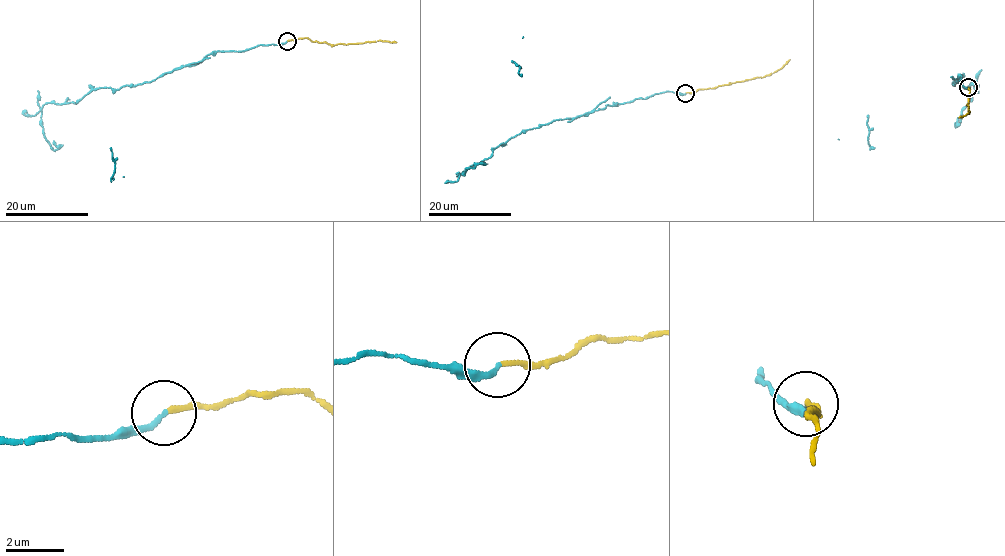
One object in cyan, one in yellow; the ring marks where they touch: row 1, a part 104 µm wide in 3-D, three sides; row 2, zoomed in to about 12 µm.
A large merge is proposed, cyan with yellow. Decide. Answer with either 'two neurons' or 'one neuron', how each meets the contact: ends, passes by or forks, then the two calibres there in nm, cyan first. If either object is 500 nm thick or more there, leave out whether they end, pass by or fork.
two neurons; cyan ends there; yellow ends there; 200 nm thick on the cyan side, 170 nm on the other

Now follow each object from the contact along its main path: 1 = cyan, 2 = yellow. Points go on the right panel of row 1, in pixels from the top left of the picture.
1: (968, 87), (959, 74), (952, 83), (959, 77), (965, 88), (973, 82), (972, 99), (956, 127), (958, 118)
2: (968, 88), (970, 113), (959, 117)

